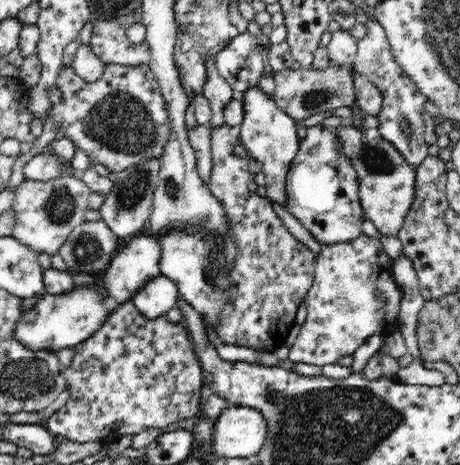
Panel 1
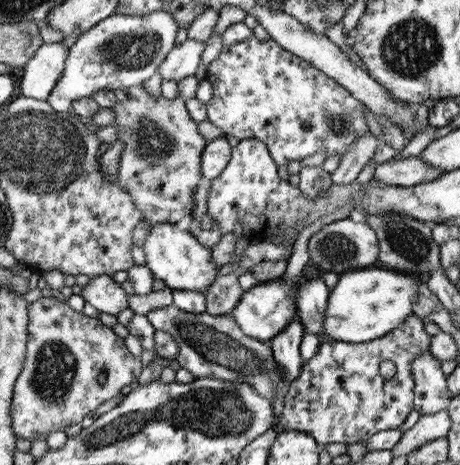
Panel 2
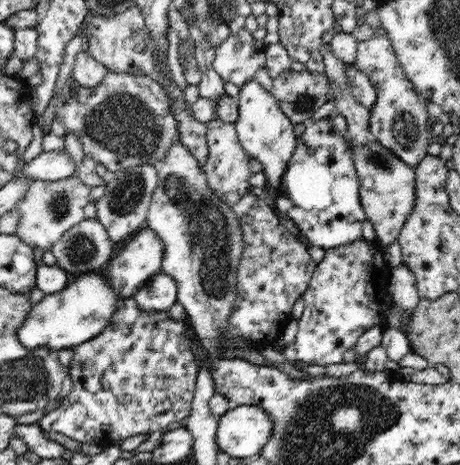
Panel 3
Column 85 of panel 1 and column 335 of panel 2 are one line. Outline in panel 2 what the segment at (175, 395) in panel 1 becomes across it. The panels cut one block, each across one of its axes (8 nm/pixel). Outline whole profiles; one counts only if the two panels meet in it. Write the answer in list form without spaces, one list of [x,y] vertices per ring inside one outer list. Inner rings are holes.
[[[411,314],[383,338],[365,344],[335,342],[323,336],[319,340],[319,352],[289,384],[283,396],[285,406],[281,414],[275,416],[275,428],[283,432],[307,432],[317,446],[359,444],[383,430],[399,430],[413,410],[415,380],[411,360],[431,346],[431,336],[423,332],[423,320]],[[383,360],[395,364],[395,376],[391,380],[383,380],[377,372]]]

